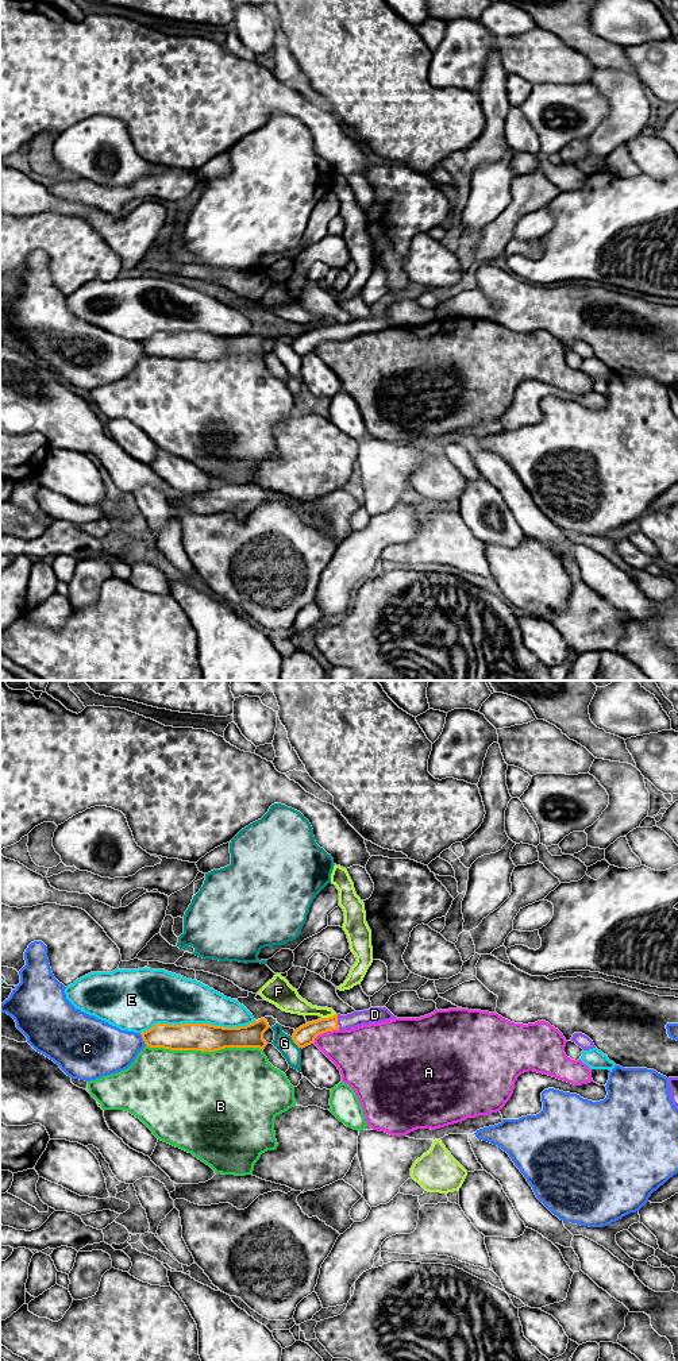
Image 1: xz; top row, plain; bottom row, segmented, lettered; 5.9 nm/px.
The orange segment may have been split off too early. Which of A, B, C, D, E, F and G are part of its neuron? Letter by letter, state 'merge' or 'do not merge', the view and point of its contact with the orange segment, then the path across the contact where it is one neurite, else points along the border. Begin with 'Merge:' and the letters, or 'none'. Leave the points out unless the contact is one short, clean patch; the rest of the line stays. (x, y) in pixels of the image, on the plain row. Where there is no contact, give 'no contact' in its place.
Merge: D
A: do not merge; meets orange in xz at (324, 340)
B: do not merge; meets orange in xz at (204, 359)
C: do not merge; meets orange in xz at (143, 349)
D: merge; meets orange in xz at (336, 331); runs through xz (305, 343), (322, 334), (336, 331), (347, 331), (374, 323)
E: do not merge; meets orange in xz at (197, 332)
F: do not merge; meets orange in xz at (328, 326)
G: do not merge; meets orange in xz at (296, 353)

